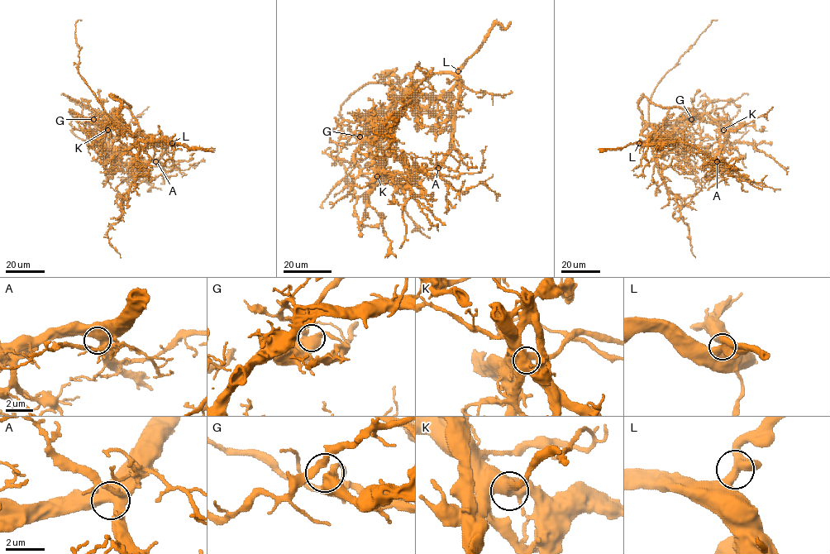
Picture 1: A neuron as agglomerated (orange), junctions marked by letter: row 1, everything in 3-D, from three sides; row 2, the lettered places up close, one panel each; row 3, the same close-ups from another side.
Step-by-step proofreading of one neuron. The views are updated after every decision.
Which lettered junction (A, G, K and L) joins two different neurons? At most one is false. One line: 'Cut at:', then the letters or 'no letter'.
Cut at: no letter

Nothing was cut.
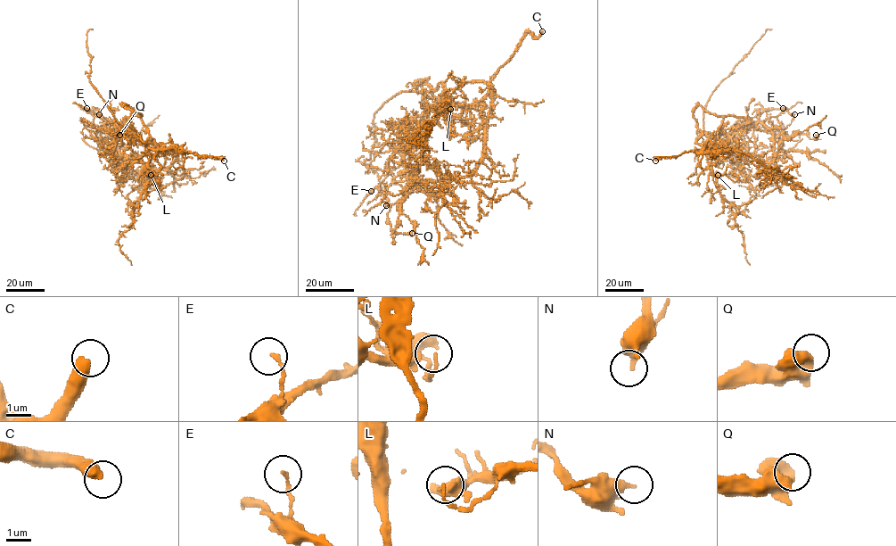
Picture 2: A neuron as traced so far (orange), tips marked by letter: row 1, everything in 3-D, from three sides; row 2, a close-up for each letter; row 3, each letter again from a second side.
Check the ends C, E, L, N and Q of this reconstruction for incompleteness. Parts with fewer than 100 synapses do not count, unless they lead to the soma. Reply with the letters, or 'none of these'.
C

